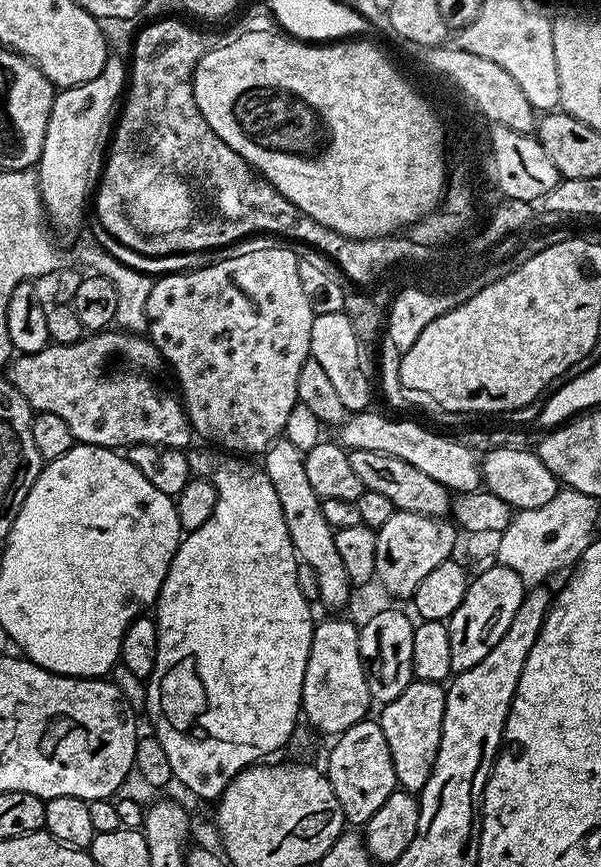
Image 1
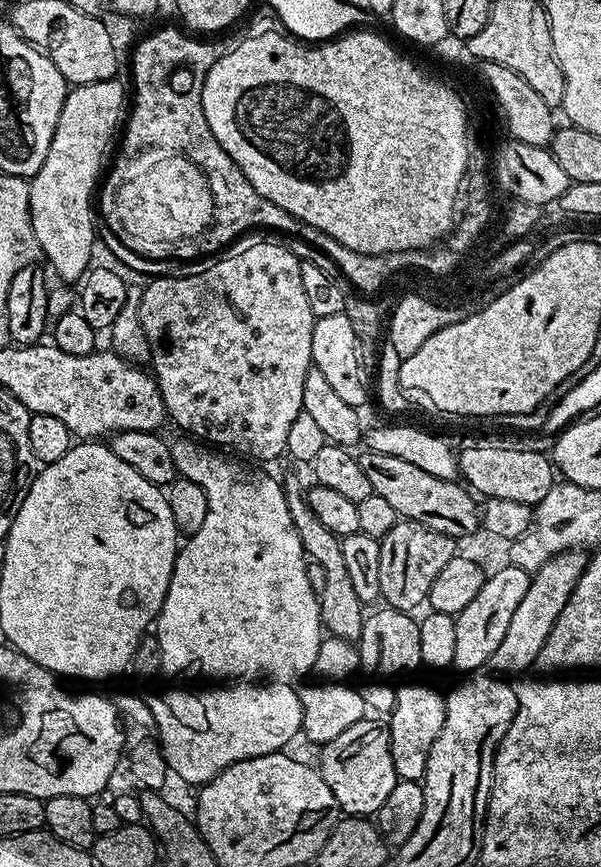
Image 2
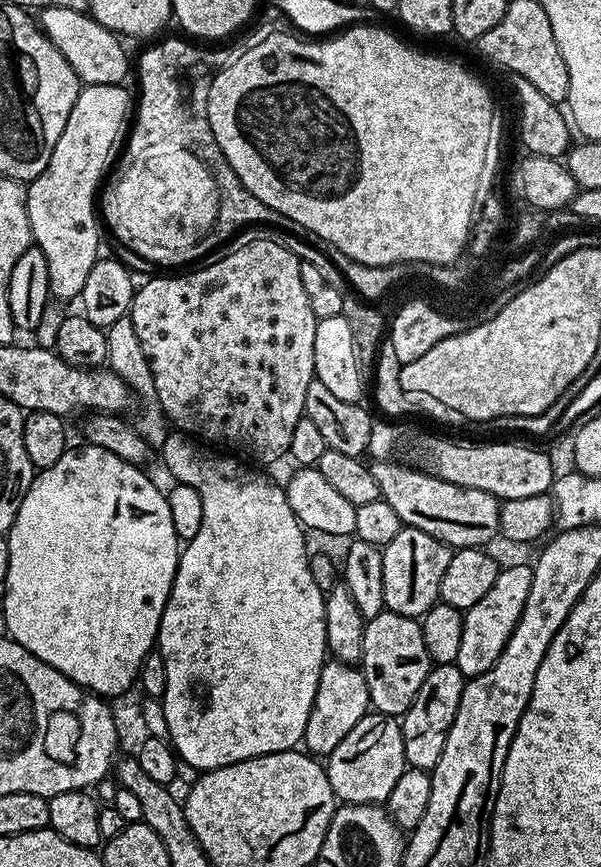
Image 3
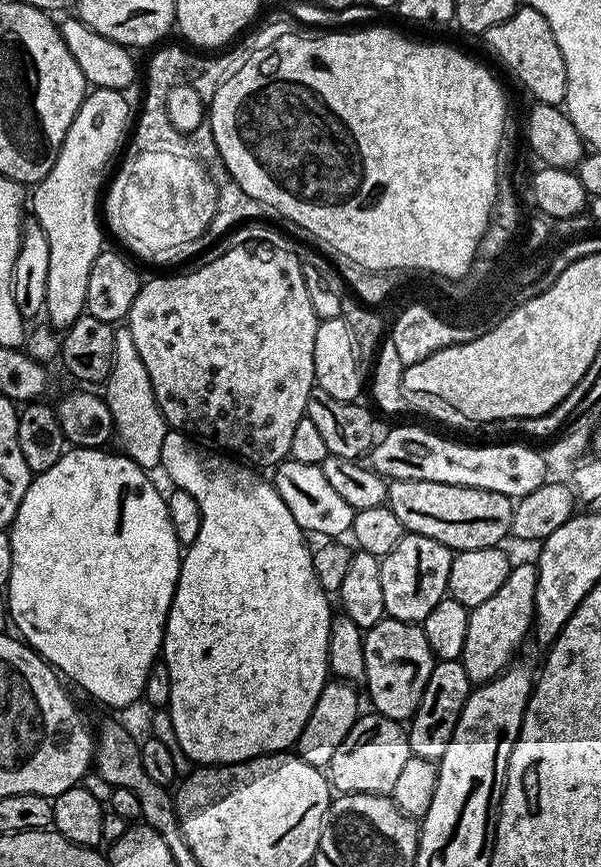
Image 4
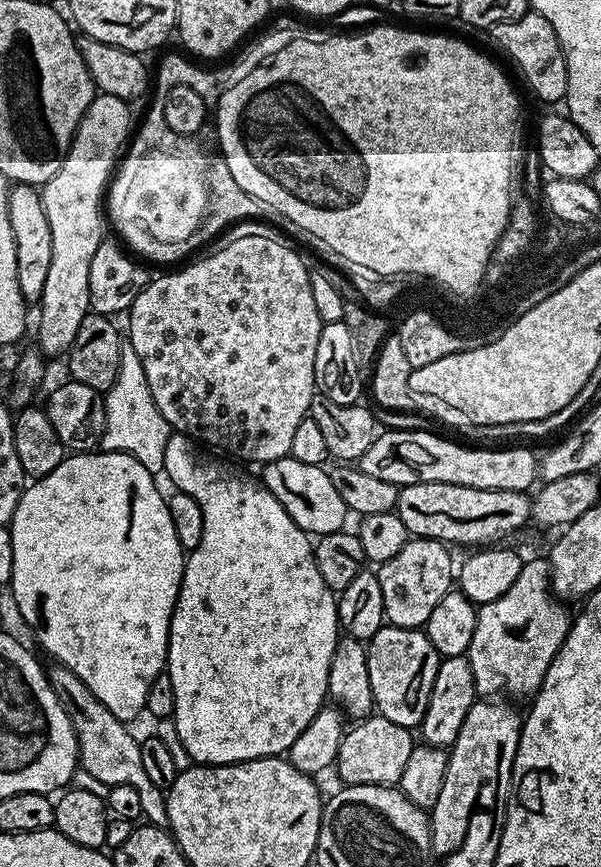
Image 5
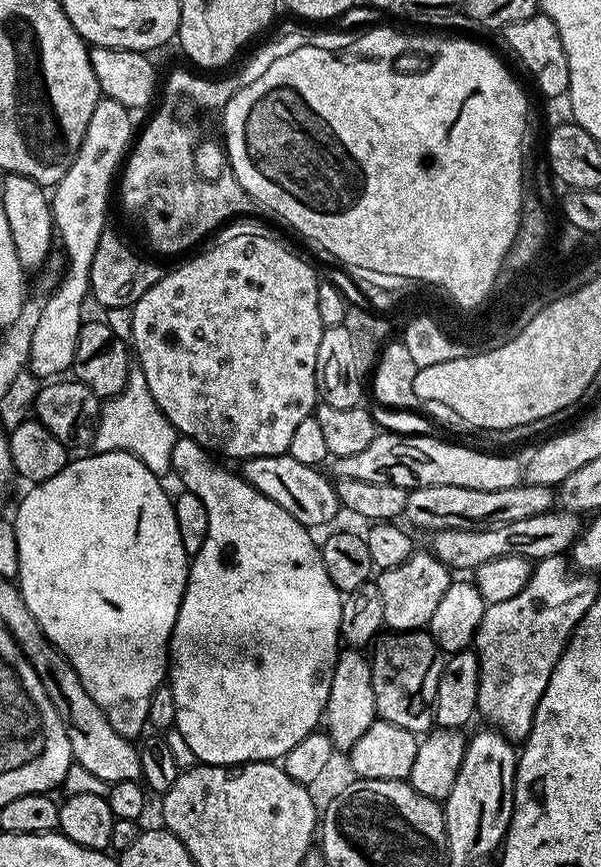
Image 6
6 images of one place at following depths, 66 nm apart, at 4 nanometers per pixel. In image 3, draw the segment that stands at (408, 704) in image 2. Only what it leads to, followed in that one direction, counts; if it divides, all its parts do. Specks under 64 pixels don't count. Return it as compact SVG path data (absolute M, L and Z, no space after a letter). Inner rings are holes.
M456 663L435 665L426 674L426 682L422 682L422 690L418 690L414 702L404 713L400 726L404 735L404 758L407 767L425 770L436 767L438 758L442 758L450 726L454 726L465 683L466 677L462 670L458 670Z

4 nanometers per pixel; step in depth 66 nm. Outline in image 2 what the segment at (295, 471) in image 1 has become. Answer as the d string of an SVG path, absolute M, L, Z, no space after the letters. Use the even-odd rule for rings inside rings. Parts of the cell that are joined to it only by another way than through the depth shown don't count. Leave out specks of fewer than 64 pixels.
M294 476L283 479L284 497L290 509L290 516L294 521L295 529L302 540L304 553L318 562L325 571L325 589L318 593L320 598L320 623L328 636L343 640L359 641L362 626L366 615L366 605L358 598L351 583L348 567L345 565L341 550L341 539L327 530L322 522L318 521L314 512L310 510L307 495L301 482Z

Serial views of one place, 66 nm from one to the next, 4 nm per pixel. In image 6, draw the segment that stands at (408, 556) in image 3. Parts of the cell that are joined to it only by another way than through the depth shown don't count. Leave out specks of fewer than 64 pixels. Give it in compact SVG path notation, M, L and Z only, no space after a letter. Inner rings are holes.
M413 551L402 566L385 568L375 577L375 583L382 594L382 614L385 625L393 633L419 632L427 629L430 618L434 618L434 609L446 594L448 585L454 579L453 573L431 551ZM380 576L380 577L379 577Z

